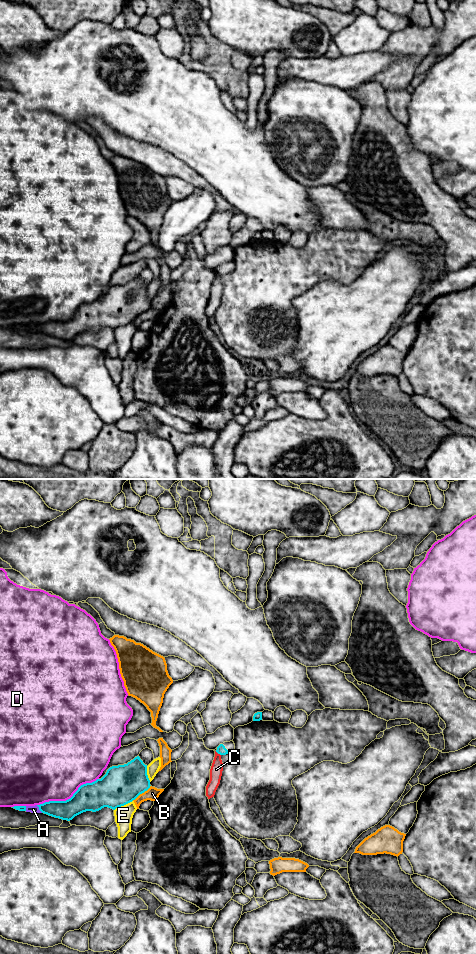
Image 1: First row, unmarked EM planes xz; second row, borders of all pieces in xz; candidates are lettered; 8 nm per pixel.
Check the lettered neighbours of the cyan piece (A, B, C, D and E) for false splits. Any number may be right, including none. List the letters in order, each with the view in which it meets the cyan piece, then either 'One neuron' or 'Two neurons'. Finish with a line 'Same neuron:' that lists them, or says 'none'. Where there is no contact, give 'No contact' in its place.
A: Touches cyan in xz. Two neurons
B: Touches cyan in xz. Two neurons
C: Touches cyan in xz. Two neurons
D: Touches cyan in xz. Two neurons
E: Touches cyan in xz. Two neurons
Same neuron: none

